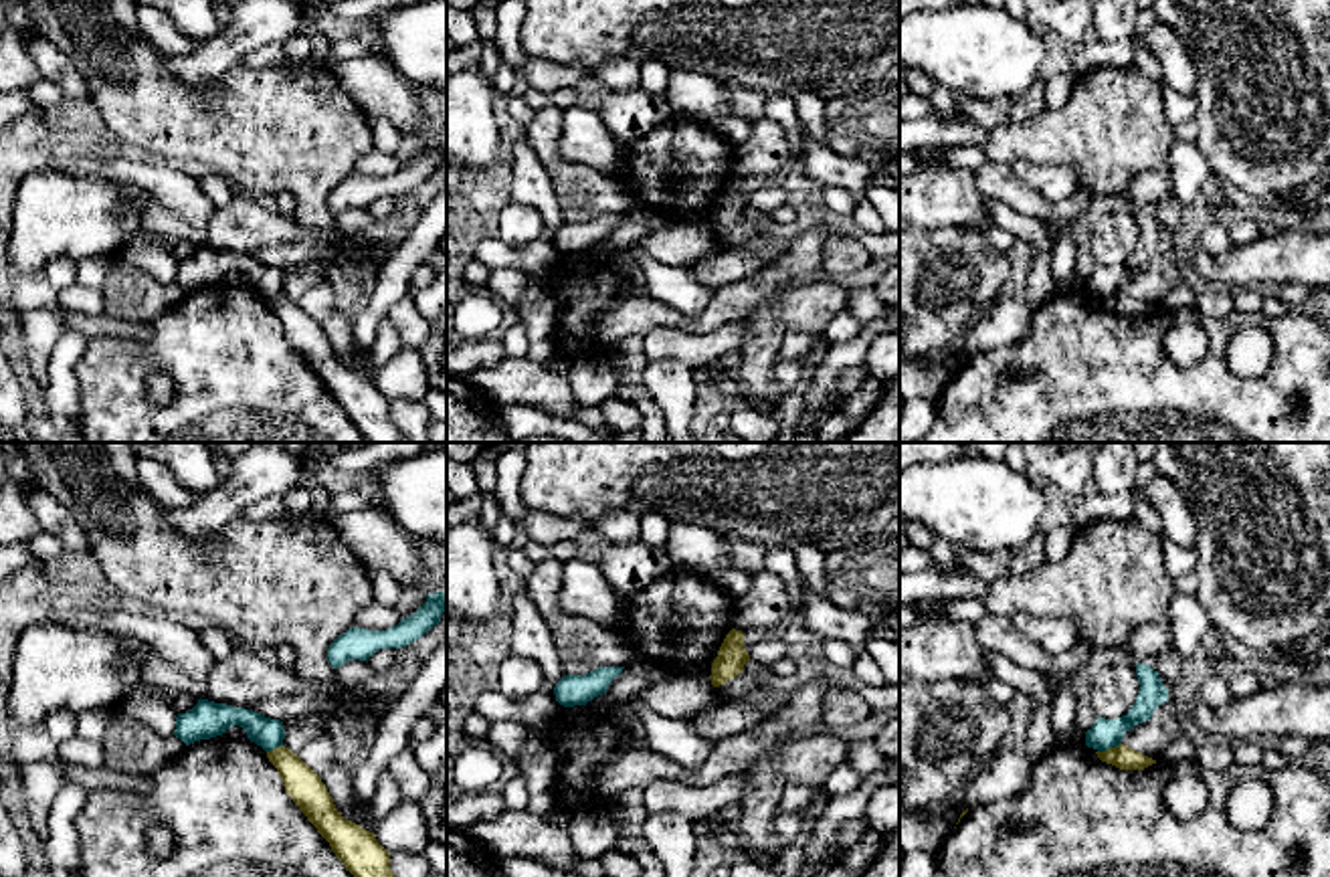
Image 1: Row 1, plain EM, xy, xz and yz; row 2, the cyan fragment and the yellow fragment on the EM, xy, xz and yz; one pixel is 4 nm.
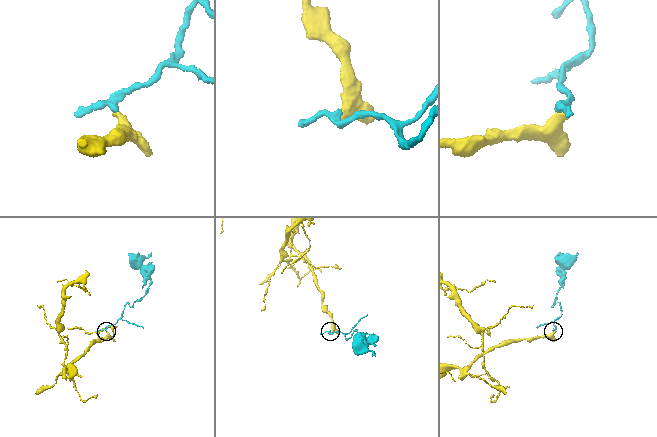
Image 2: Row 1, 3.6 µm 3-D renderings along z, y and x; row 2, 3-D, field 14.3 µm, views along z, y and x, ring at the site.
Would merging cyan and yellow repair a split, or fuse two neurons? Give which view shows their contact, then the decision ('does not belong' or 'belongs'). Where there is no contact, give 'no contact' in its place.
yz | does not belong

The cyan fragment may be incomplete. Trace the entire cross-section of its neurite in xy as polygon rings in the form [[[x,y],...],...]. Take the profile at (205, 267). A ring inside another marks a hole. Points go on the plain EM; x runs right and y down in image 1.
[[[198,247],[190,259],[178,261],[174,283],[190,293],[200,287],[222,283],[232,273],[241,273],[247,279],[247,285],[265,299],[283,293],[283,269],[265,265],[253,257],[214,251],[208,247]]]

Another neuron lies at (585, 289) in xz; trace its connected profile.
[[[562,253],[560,263],[542,279],[556,301],[556,350],[572,364],[600,360],[610,350],[600,346],[598,327],[608,309],[623,299],[621,283],[610,271],[608,259],[574,261]]]

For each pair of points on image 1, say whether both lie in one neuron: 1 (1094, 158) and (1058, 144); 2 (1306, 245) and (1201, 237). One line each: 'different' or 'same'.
1: same
2: different

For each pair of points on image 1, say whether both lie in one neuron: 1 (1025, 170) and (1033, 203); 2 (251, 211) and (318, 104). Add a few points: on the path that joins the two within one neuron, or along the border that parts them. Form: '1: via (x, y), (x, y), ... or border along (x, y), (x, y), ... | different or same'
1: border along (1009, 166), (1052, 201), (1076, 192) | different
2: border along (239, 190), (267, 201) | different

